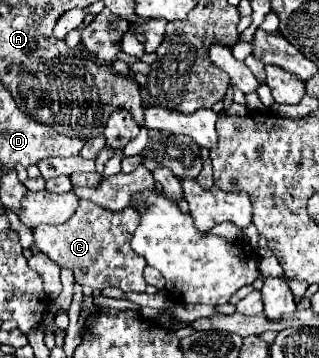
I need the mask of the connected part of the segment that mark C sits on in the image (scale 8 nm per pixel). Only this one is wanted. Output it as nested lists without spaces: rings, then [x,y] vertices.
[[[82,199],[72,219],[64,225],[38,225],[34,229],[34,245],[60,267],[72,269],[76,283],[80,285],[100,291],[106,287],[118,287],[124,293],[144,293],[146,281],[142,271],[146,261],[136,257],[130,247],[136,225],[136,213],[132,213],[128,207],[122,211],[110,211],[88,199]]]

